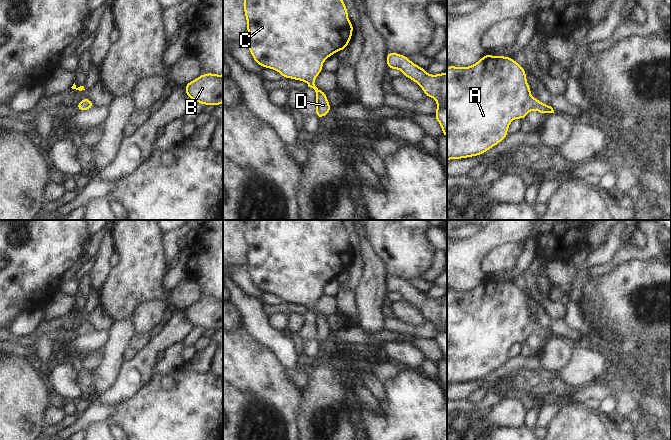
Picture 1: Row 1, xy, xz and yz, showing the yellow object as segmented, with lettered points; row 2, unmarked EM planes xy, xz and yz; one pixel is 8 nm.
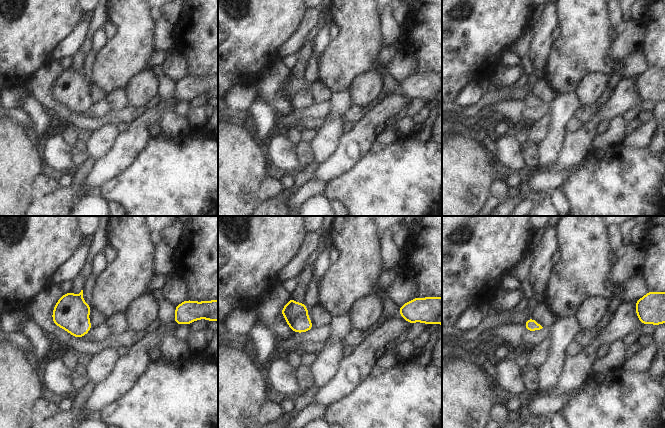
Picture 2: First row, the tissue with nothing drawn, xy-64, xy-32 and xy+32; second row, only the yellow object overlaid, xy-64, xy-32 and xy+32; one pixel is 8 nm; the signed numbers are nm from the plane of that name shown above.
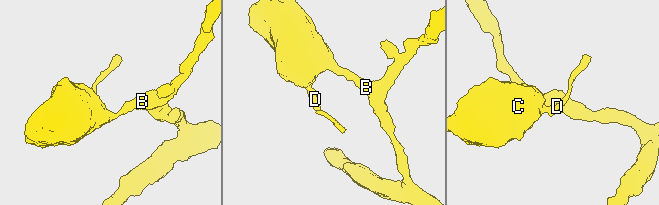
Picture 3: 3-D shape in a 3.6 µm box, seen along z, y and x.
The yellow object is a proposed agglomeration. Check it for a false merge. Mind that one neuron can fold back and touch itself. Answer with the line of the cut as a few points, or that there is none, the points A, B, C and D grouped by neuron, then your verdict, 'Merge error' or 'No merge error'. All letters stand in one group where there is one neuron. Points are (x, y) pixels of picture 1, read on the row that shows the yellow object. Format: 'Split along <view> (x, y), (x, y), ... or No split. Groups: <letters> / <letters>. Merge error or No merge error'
No split. Groups: A B C D. No merge error

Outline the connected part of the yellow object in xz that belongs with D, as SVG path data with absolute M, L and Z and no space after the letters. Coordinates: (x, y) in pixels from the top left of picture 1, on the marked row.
M244 0L244 15L247 20L246 45L254 61L263 68L279 72L282 78L306 82L315 90L317 118L325 117L332 109L326 92L318 89L314 81L323 71L322 65L332 54L346 49L352 39L354 26L348 19L348 11L343 0Z

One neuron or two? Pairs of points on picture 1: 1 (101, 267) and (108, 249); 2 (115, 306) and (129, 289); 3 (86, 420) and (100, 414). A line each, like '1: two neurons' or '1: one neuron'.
1: one neuron
2: one neuron
3: one neuron

